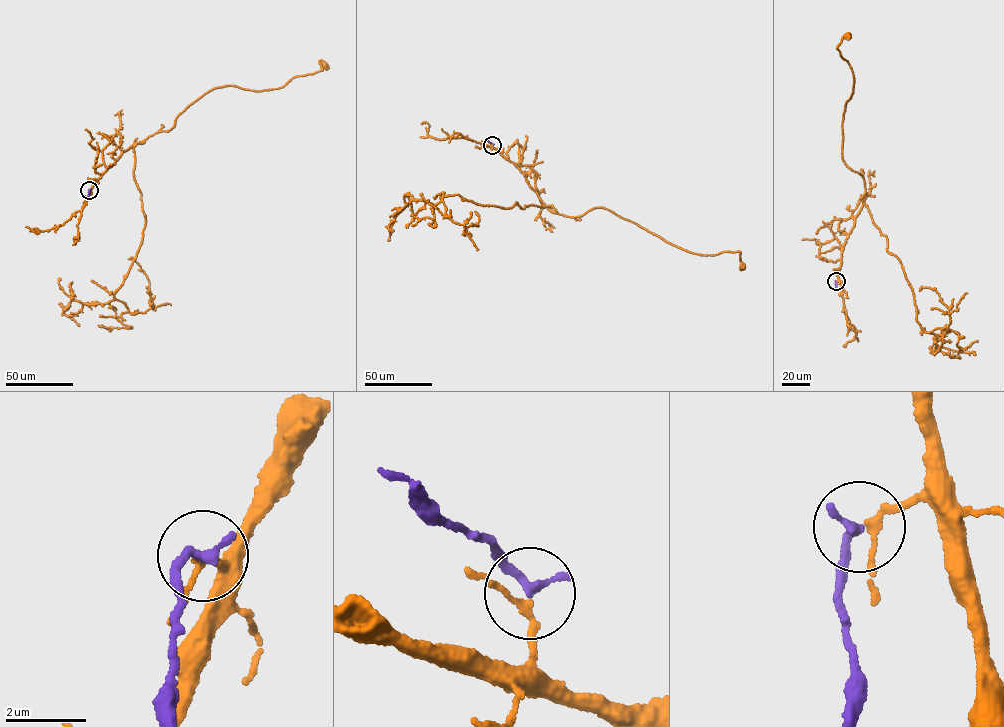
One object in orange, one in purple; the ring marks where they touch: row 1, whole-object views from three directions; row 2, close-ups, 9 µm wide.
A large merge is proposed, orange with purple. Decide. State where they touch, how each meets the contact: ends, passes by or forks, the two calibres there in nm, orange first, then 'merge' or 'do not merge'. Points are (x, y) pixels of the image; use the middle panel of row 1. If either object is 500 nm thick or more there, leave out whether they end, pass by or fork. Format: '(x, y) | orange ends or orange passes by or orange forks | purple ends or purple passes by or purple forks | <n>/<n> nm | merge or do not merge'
(492, 145) | orange passes by | purple ends | 140/280 nm | merge

